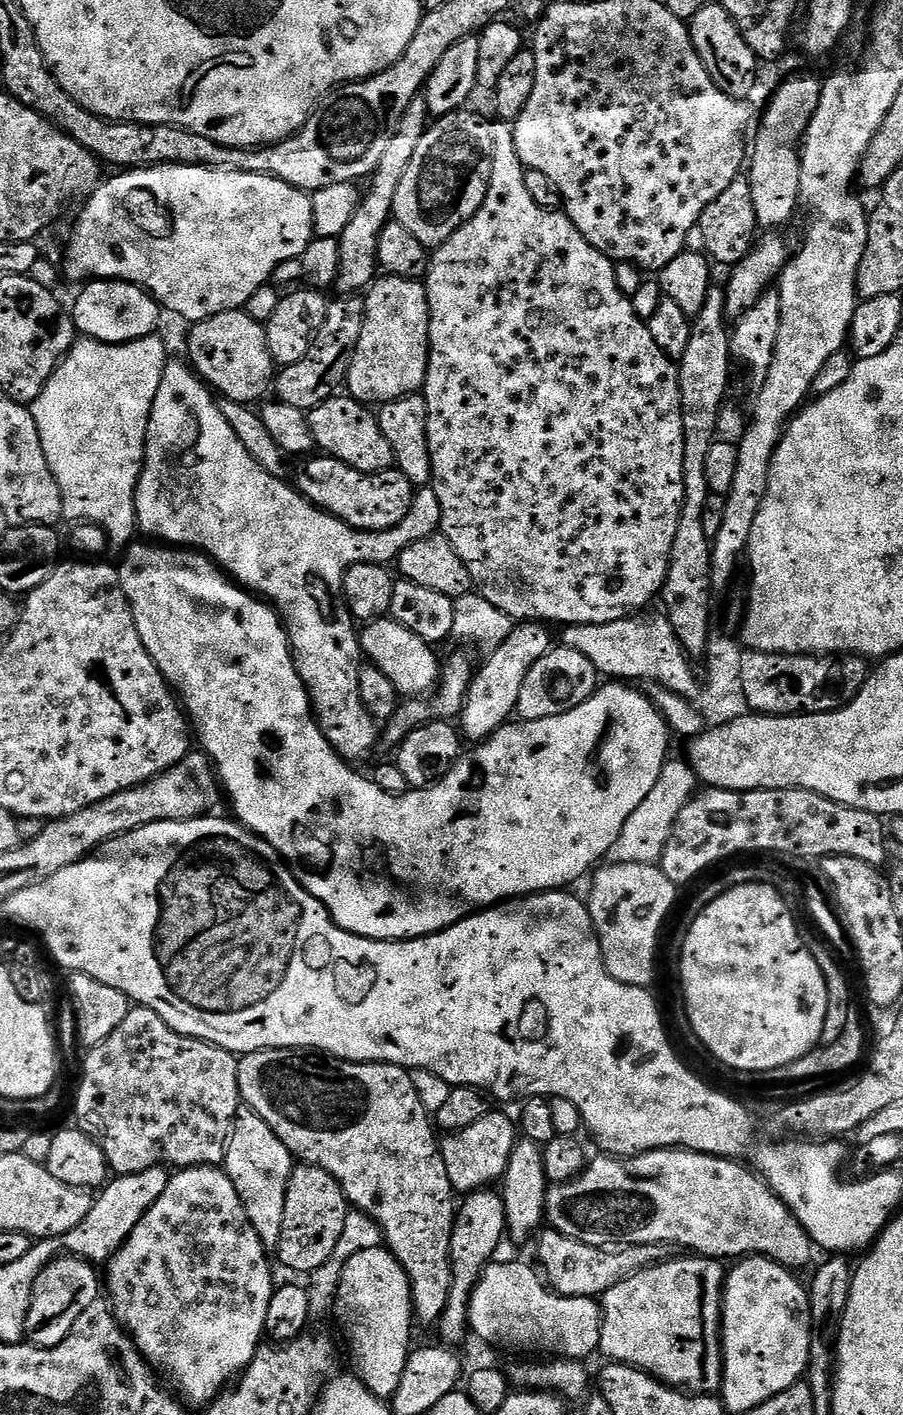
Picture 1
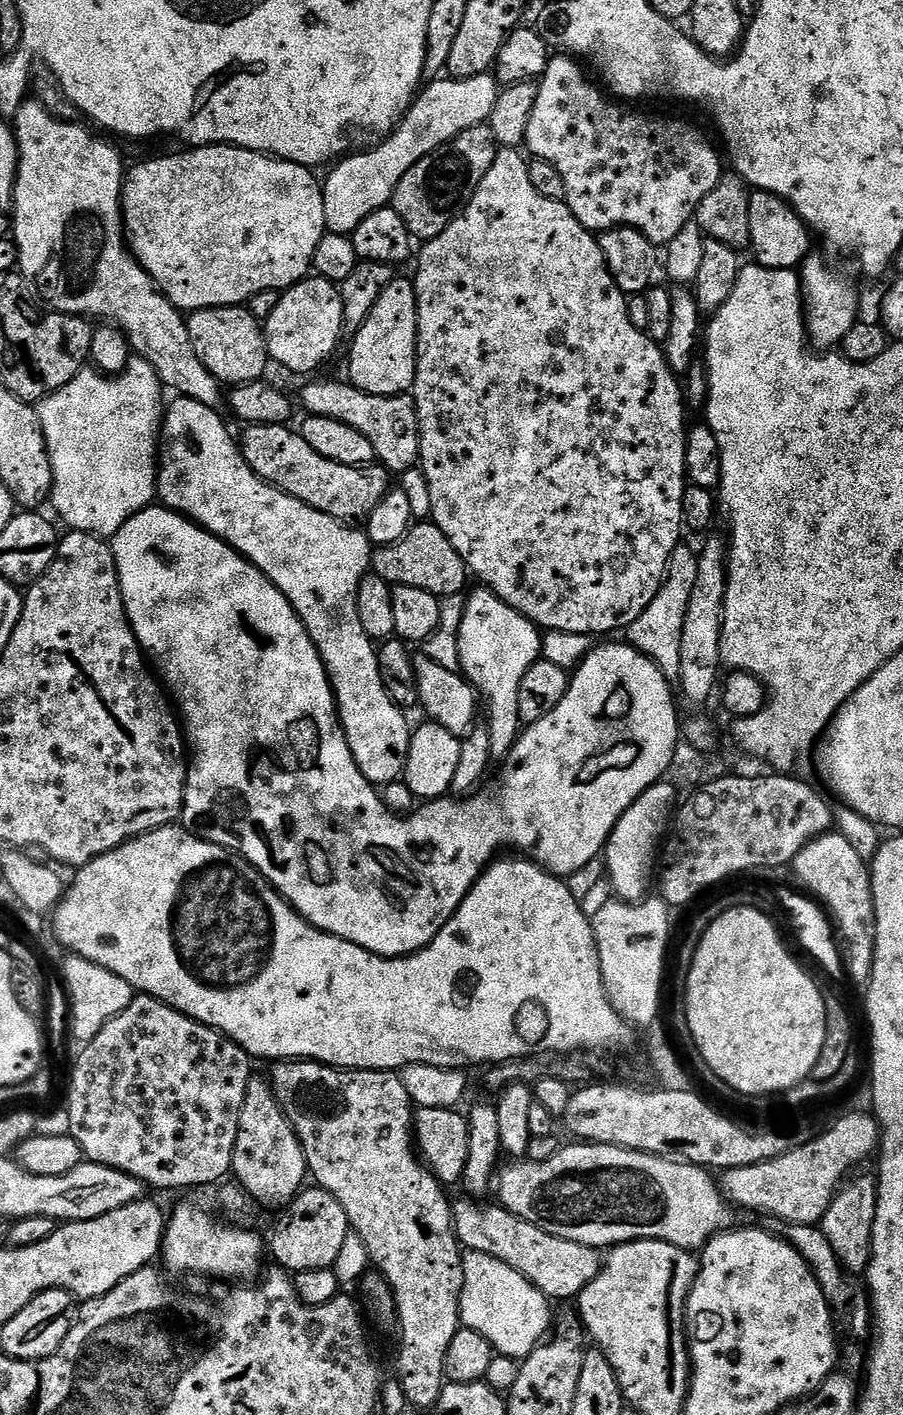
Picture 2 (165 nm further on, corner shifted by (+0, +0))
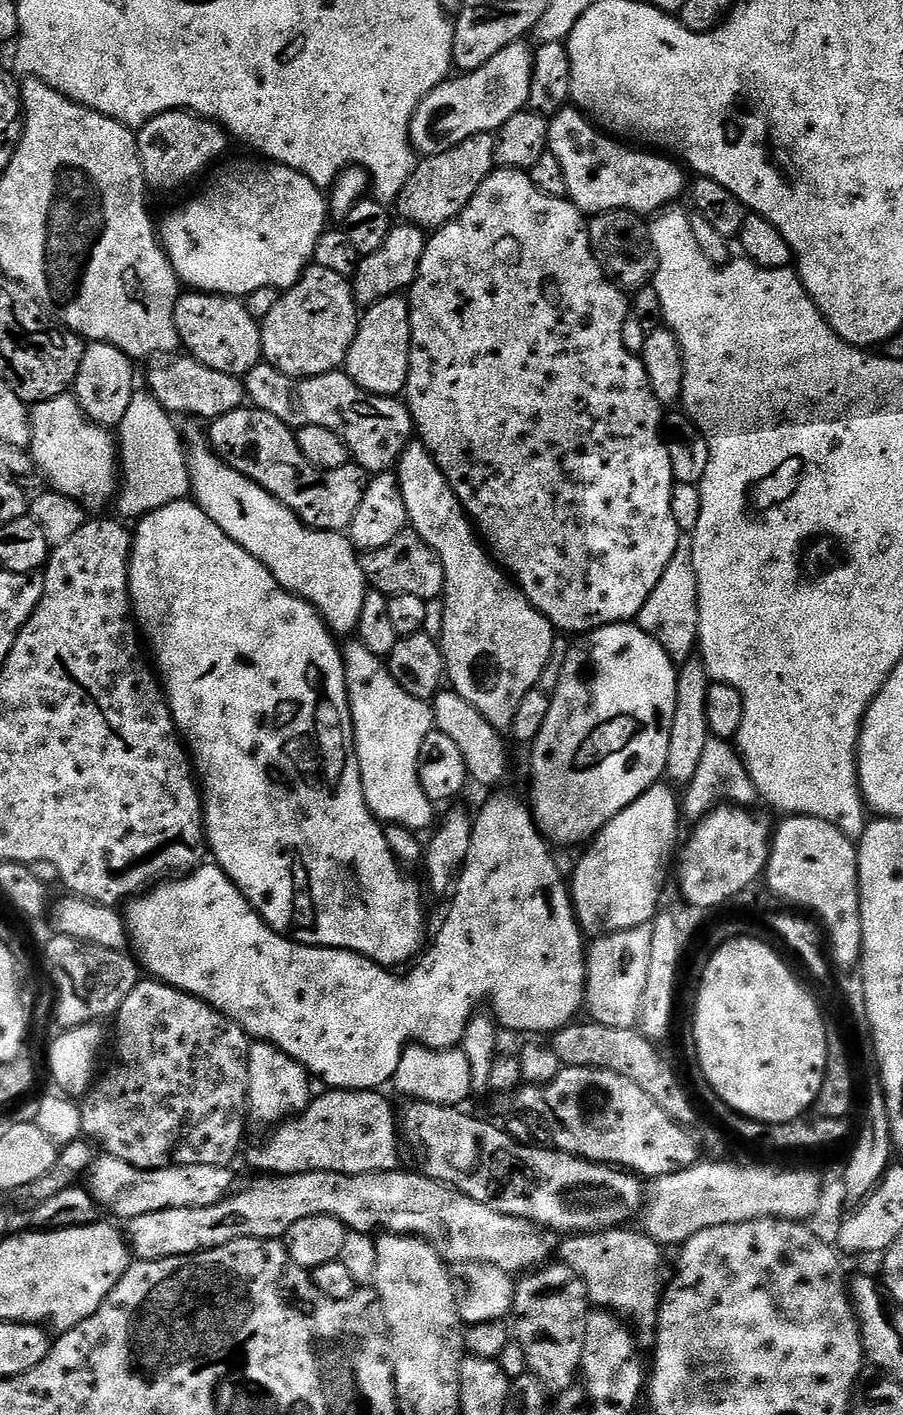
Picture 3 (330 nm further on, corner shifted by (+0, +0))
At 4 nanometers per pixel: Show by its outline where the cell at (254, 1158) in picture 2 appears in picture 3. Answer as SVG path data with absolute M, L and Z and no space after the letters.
M256 1042L248 1050L248 1119L253 1125L275 1126L305 1112L314 1099L308 1069L290 1054L267 1042Z

